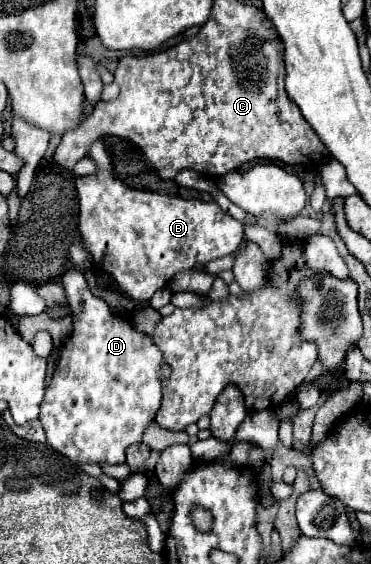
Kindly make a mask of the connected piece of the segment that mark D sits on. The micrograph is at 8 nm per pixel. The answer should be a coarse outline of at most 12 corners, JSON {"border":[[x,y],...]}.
{"border":[[76,268],[74,314],[46,388],[48,444],[124,464],[168,374]]}

